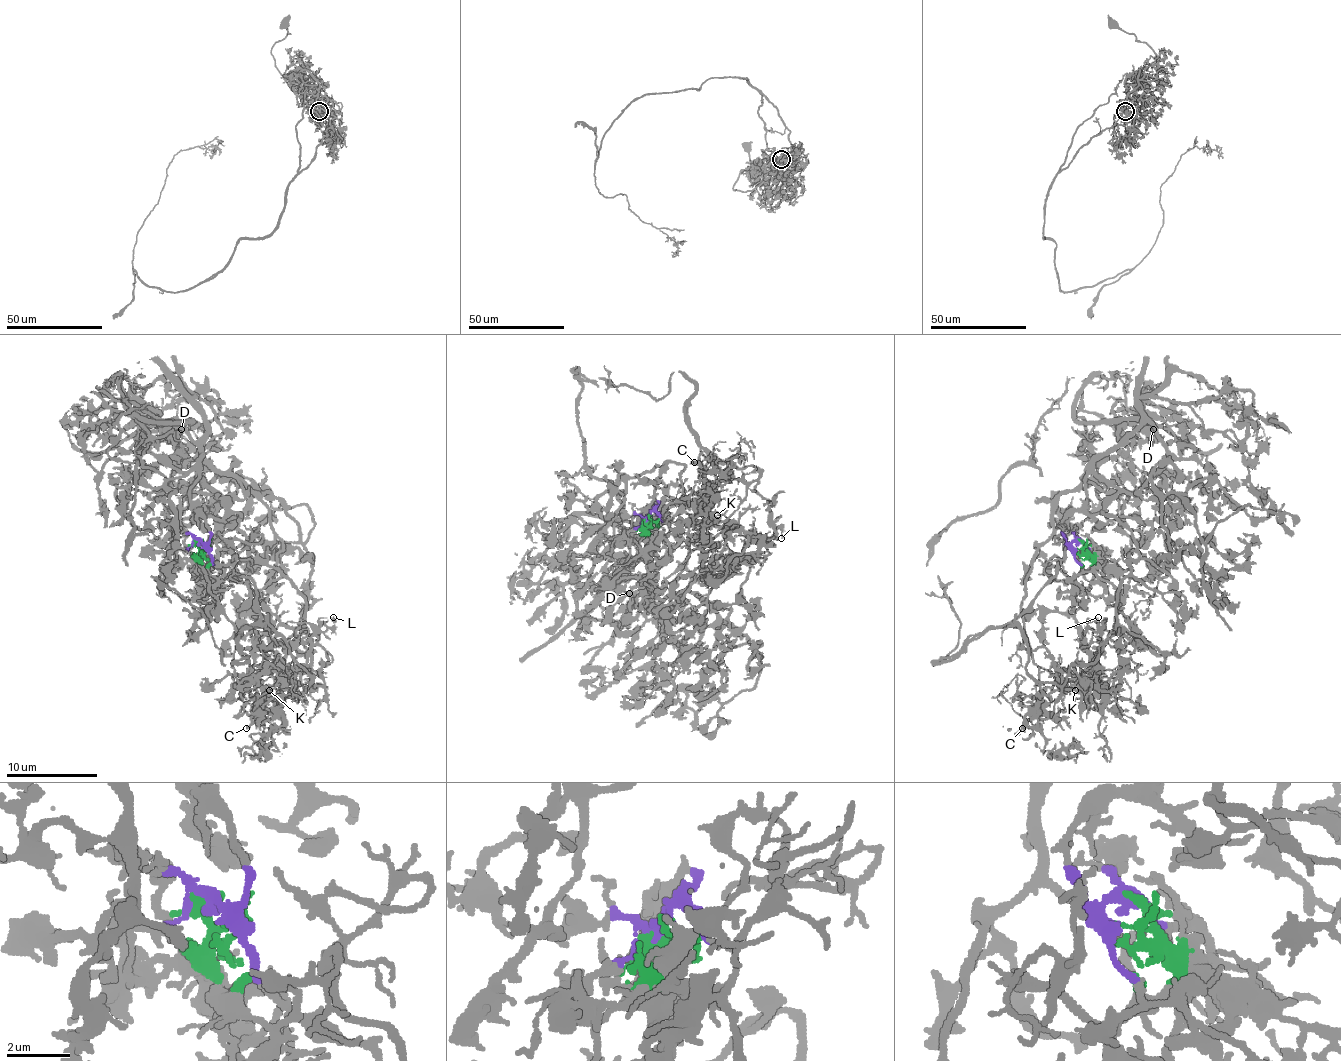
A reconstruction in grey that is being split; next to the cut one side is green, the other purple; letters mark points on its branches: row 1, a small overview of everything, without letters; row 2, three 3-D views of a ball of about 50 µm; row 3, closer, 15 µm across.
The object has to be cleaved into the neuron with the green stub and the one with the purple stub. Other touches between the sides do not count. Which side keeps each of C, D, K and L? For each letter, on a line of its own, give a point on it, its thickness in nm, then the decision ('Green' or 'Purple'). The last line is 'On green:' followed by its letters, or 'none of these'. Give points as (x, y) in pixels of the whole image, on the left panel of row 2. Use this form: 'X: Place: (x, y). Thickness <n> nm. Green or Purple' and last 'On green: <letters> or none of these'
C: Place: (246, 728). Thickness 160 nm. Green
D: Place: (181, 429). Thickness 140 nm. Purple
K: Place: (269, 690). Thickness 90 nm. Green
L: Place: (333, 617). Thickness 140 nm. Green
On green: C, K, L

